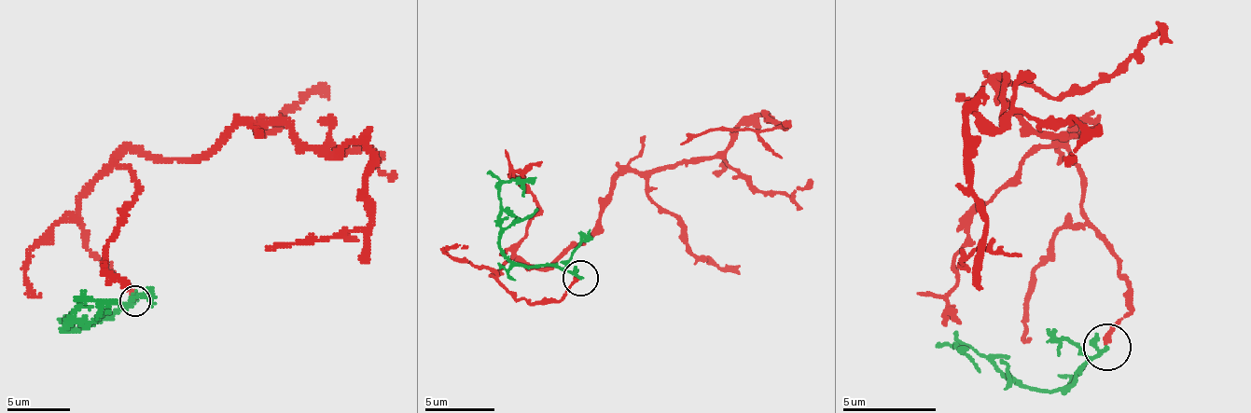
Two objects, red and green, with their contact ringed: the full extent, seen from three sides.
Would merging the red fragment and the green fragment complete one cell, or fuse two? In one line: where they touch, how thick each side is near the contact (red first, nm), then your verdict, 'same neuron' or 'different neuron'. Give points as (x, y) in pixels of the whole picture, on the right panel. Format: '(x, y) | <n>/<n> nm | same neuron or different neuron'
(1106, 347) | 280/160 nm | different neuron

